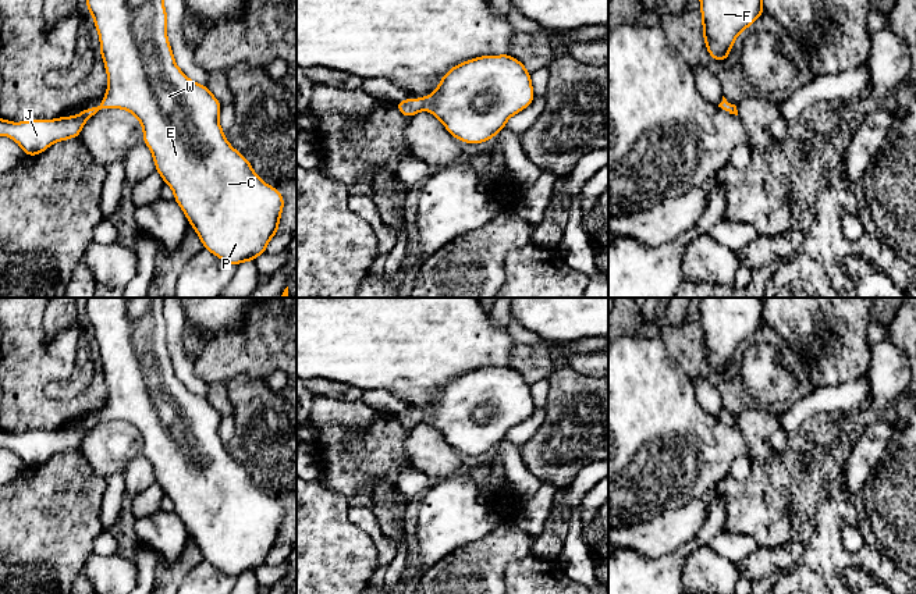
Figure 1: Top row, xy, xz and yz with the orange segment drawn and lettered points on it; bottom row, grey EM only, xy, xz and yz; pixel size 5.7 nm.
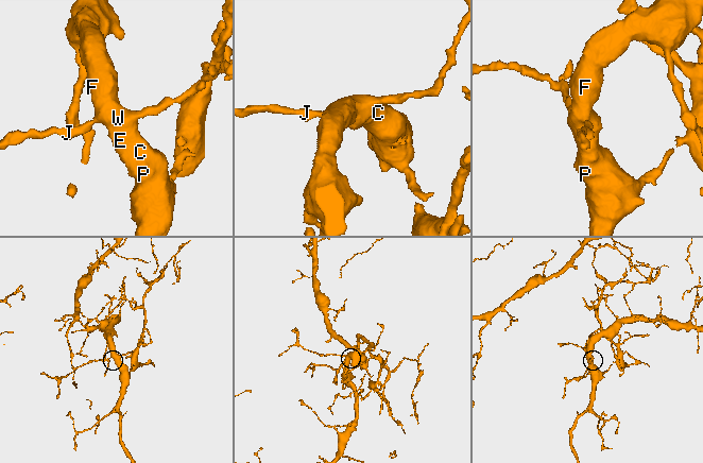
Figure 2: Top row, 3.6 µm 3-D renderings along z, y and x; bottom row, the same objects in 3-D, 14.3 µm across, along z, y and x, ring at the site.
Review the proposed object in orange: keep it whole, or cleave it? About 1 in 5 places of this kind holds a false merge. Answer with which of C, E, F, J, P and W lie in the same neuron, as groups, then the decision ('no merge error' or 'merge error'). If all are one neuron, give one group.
groups C E F J P W; no merge error

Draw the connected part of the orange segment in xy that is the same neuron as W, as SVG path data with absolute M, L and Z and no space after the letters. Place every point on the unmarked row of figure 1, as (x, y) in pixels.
M88 298L86 319L95 331L100 349L100 367L109 390L103 415L92 417L78 427L56 431L10 434L0 428L0 447L14 451L25 467L38 467L56 453L78 449L84 435L96 424L104 420L124 420L141 433L142 453L153 466L156 483L174 502L174 512L185 524L191 538L195 540L203 559L228 576L255 573L260 565L266 565L269 552L277 545L284 519L283 506L262 492L251 474L227 453L219 435L221 415L207 398L192 394L175 376L167 351L167 324L163 309L164 298Z

